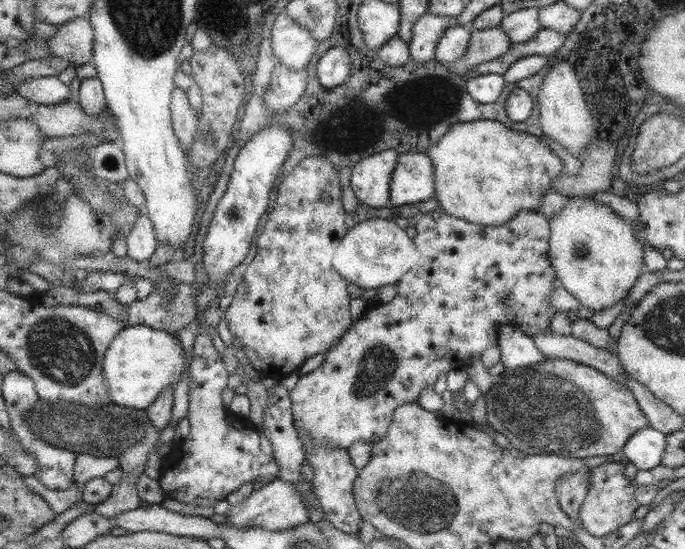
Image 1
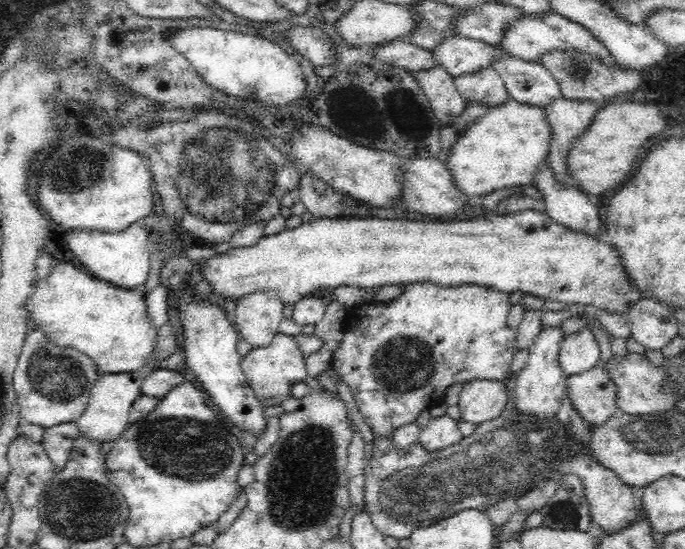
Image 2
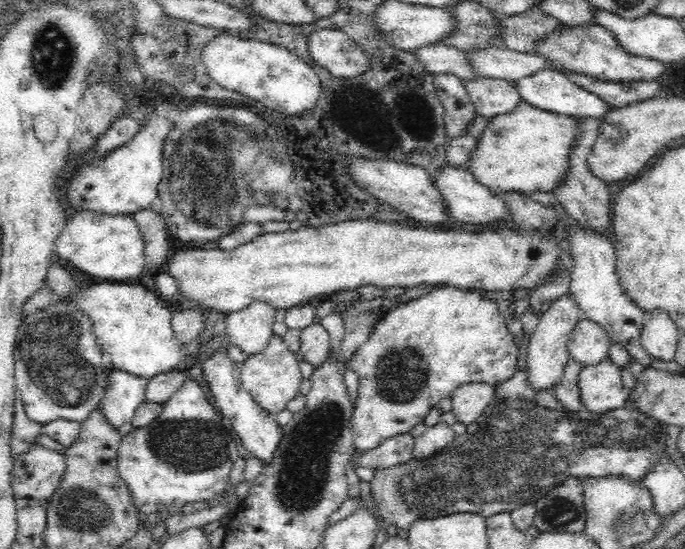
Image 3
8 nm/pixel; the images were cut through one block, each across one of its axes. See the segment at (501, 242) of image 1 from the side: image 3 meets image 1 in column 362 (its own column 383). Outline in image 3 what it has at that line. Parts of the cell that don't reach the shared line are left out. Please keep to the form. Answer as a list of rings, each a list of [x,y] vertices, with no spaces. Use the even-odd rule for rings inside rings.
[[[440,285],[379,316],[368,340],[356,348],[347,363],[347,370],[354,371],[360,381],[351,420],[355,448],[369,451],[380,446],[383,440],[410,432],[424,422],[430,409],[464,384],[478,382],[498,386],[521,369],[522,346],[515,341],[516,335],[509,332],[506,316],[498,311],[497,303],[476,289]]]

